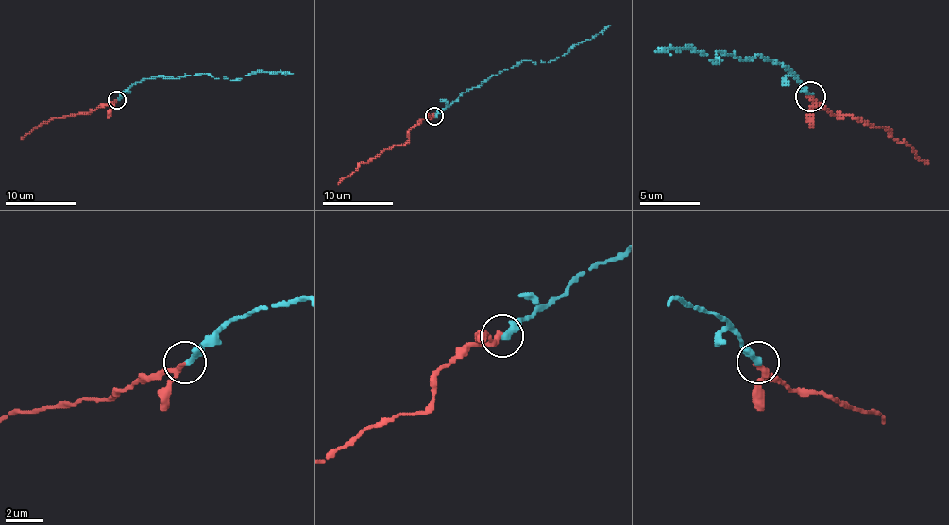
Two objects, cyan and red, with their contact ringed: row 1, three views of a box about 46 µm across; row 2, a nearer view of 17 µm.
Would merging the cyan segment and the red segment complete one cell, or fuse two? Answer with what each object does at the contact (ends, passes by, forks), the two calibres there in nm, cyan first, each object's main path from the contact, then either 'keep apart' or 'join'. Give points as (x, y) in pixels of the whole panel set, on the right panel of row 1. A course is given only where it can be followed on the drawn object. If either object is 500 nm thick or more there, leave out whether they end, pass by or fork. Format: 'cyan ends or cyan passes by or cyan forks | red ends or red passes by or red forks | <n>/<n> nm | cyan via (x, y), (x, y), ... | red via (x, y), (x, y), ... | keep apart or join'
cyan ends | red passes by | 360/240 nm | cyan via (810, 97), (788, 70), (758, 55), (740, 60), (716, 52), (720, 60), (716, 63), (692, 48), (655, 52) | red via (810, 97), (821, 103), (834, 115), (849, 115), (867, 124), (886, 127), (891, 136), (927, 163) | join

